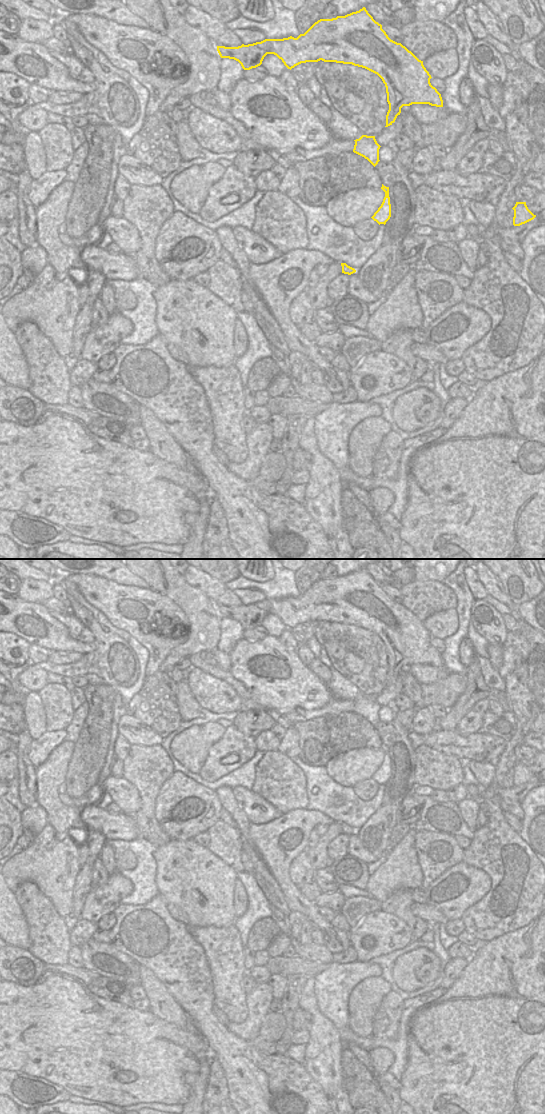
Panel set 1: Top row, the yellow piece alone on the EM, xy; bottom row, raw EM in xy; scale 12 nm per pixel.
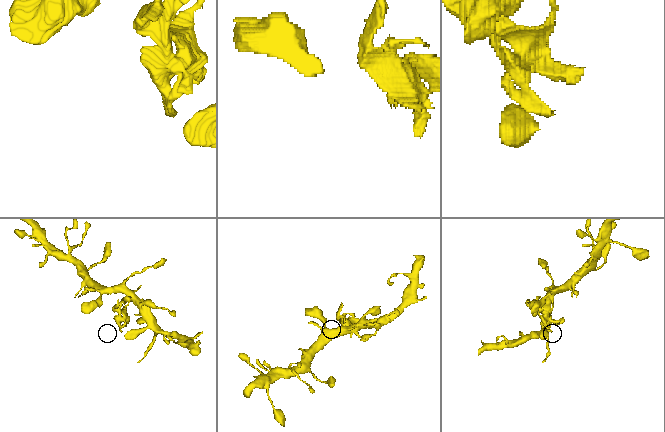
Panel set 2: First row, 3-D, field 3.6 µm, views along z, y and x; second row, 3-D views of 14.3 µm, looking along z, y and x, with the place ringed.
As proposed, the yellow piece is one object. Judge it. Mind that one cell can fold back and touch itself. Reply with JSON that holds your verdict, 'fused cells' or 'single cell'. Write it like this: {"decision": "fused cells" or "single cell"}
{"decision": "fused cells"}

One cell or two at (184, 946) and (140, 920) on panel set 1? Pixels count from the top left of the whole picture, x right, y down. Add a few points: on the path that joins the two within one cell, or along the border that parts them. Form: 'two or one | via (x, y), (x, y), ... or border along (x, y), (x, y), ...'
one | via (173, 946), (166, 946), (151, 931)

